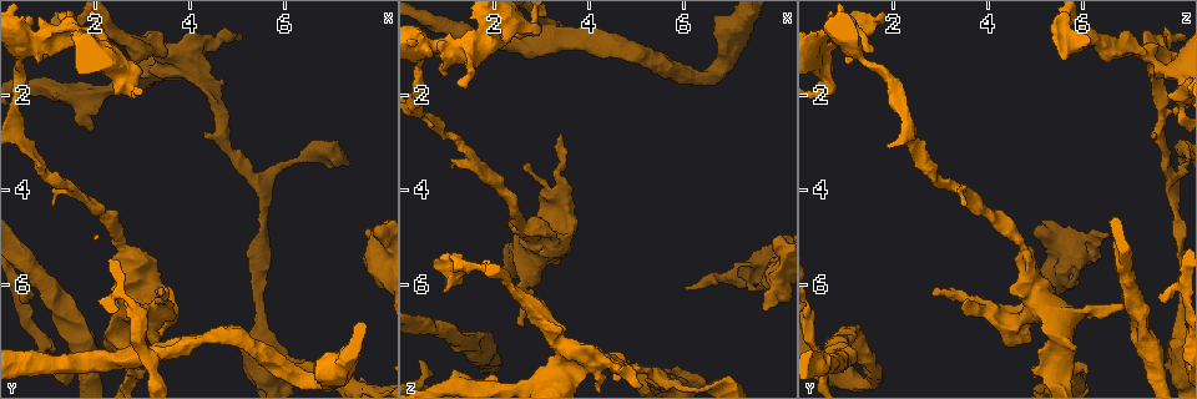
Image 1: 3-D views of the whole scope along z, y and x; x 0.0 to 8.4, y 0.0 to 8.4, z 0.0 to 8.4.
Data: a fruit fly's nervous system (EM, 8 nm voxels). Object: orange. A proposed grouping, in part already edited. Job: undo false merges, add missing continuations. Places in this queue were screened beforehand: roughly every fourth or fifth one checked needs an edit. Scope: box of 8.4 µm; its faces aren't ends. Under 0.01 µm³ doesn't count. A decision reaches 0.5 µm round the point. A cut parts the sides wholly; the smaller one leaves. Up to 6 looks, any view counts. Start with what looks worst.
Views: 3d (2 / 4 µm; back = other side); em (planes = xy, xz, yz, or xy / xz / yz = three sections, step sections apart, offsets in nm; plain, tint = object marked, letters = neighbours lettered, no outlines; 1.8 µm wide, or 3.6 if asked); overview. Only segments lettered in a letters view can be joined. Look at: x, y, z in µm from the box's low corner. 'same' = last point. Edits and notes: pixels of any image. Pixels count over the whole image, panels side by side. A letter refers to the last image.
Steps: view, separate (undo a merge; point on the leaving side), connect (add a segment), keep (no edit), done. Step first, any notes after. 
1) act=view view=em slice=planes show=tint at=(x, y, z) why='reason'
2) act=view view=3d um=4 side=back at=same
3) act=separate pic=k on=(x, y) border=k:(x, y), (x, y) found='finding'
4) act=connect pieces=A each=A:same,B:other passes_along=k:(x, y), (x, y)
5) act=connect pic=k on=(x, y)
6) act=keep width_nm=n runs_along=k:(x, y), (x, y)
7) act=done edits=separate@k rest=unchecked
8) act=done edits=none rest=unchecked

act=view view=em slice=xy step=8 show=letters at=(6.00, 7.85, 6.05) why='free end'

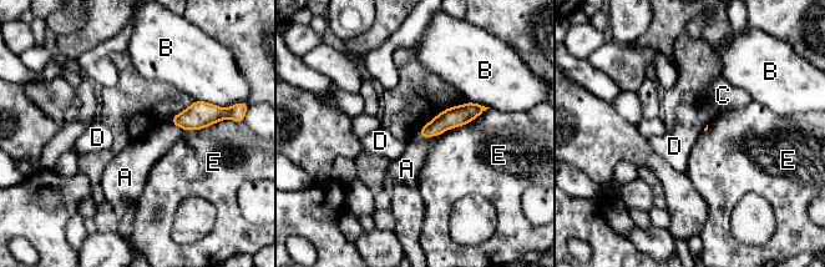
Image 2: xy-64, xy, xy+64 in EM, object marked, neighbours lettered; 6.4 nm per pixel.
act=view view=em slice=planes show=letters at=same

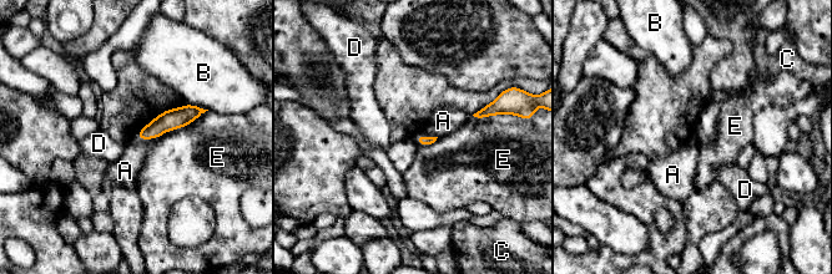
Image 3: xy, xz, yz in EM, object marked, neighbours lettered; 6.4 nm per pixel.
act=keep longest_contact=E:380nm each=A:other,B:other,C:other,D:other,E:other runs_along=3:(198, 111), (169, 120), (141, 135) found='no lettered segment goes on from it'

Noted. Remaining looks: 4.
act=view view=em um=3.6 slice=planes show=tint at=(3.35, 7.40, 0.95) why='sharp bend'

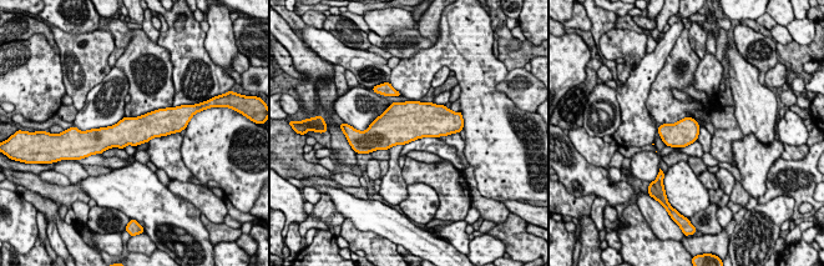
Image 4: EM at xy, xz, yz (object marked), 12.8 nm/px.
act=view view=em um=3.6 slice=planes show=letters at=same why='what lies round it'

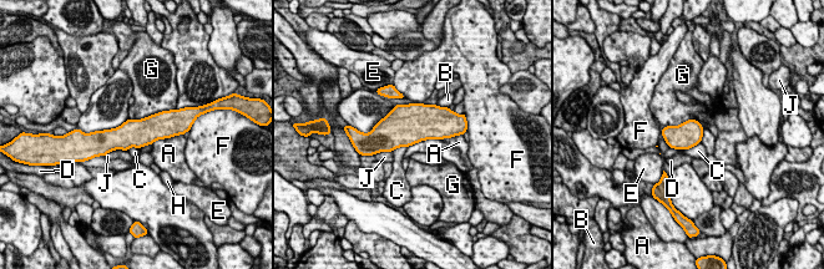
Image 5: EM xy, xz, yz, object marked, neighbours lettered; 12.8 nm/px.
act=keep each=A:other,B:other,C:other,D:other,E:other,F:other,G:other,H:other,J:other runs_along=5:(170, 132), (97, 135) found='one neuron here'

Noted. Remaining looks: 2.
act=view view=em slice=xy step=8 show=letters at=(2.75, 5.35, 4.80) why='three-way junction'

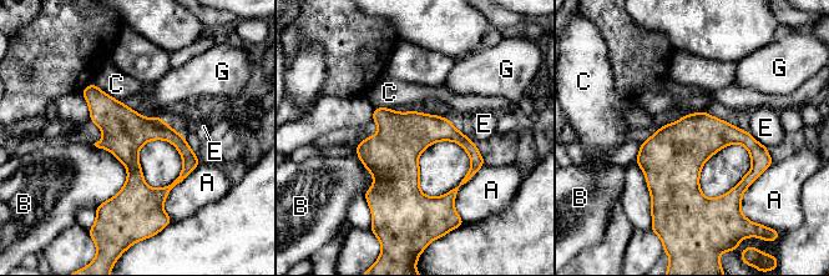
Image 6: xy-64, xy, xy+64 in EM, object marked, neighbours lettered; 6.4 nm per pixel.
act=view view=em slice=planes show=letters at=same

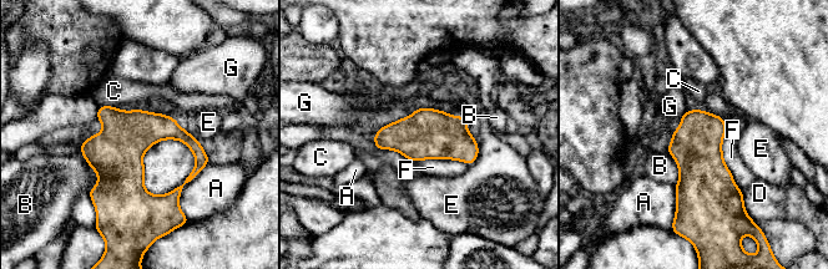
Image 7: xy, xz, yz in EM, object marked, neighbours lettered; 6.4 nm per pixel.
act=keep longest_contact=F:400nm each=A:other,B:other,C:other,D:other,E:other,F:other,G:other border=7:(686, 110), (681, 118) found='continuous, no second neuron'

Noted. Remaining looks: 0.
act=done edits=none rest=unchecked

